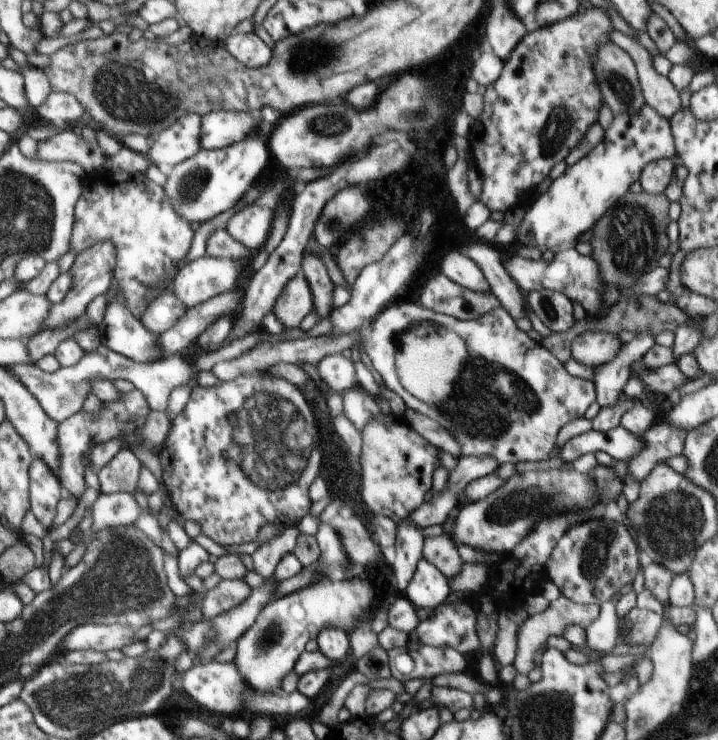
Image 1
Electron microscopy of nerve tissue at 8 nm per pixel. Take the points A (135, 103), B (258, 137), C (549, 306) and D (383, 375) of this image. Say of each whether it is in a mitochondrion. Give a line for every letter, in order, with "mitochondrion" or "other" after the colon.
A: mitochondrion
B: other
C: mitochondrion
D: other

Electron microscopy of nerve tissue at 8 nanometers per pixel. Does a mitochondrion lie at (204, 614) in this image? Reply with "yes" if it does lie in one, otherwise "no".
no

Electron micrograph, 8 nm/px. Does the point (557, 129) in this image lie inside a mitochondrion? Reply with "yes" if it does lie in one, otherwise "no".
yes

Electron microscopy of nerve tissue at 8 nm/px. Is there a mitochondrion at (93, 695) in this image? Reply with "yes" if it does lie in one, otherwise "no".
yes

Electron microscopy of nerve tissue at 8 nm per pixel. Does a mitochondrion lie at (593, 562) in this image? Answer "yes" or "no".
yes

